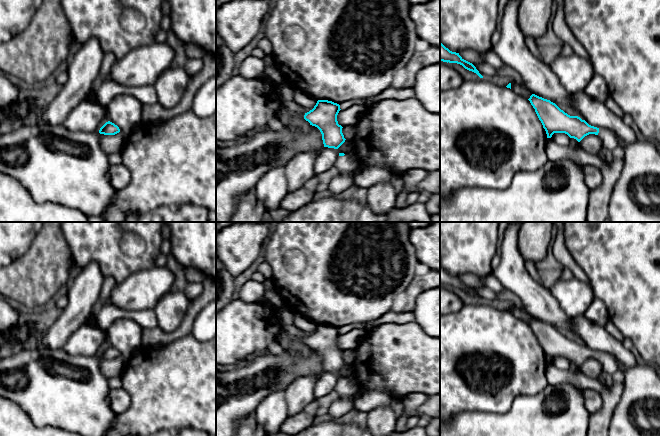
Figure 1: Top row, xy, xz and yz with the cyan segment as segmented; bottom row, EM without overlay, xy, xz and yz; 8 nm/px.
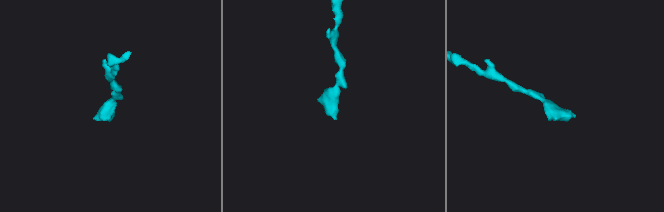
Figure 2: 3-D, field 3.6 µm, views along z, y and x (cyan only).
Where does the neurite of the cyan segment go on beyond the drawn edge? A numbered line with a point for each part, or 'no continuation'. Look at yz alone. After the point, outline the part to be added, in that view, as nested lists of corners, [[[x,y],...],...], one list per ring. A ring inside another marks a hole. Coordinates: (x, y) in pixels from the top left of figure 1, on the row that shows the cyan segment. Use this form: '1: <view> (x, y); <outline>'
1: yz (635, 197); [[[599,128],[603,148],[621,146],[618,136]],[[647,140],[621,146],[624,165],[608,204],[610,222],[660,222],[660,147]]]

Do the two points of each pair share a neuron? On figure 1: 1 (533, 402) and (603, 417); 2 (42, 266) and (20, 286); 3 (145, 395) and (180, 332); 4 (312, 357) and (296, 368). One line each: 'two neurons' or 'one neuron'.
1: two neurons
2: one neuron
3: two neurons
4: one neuron

